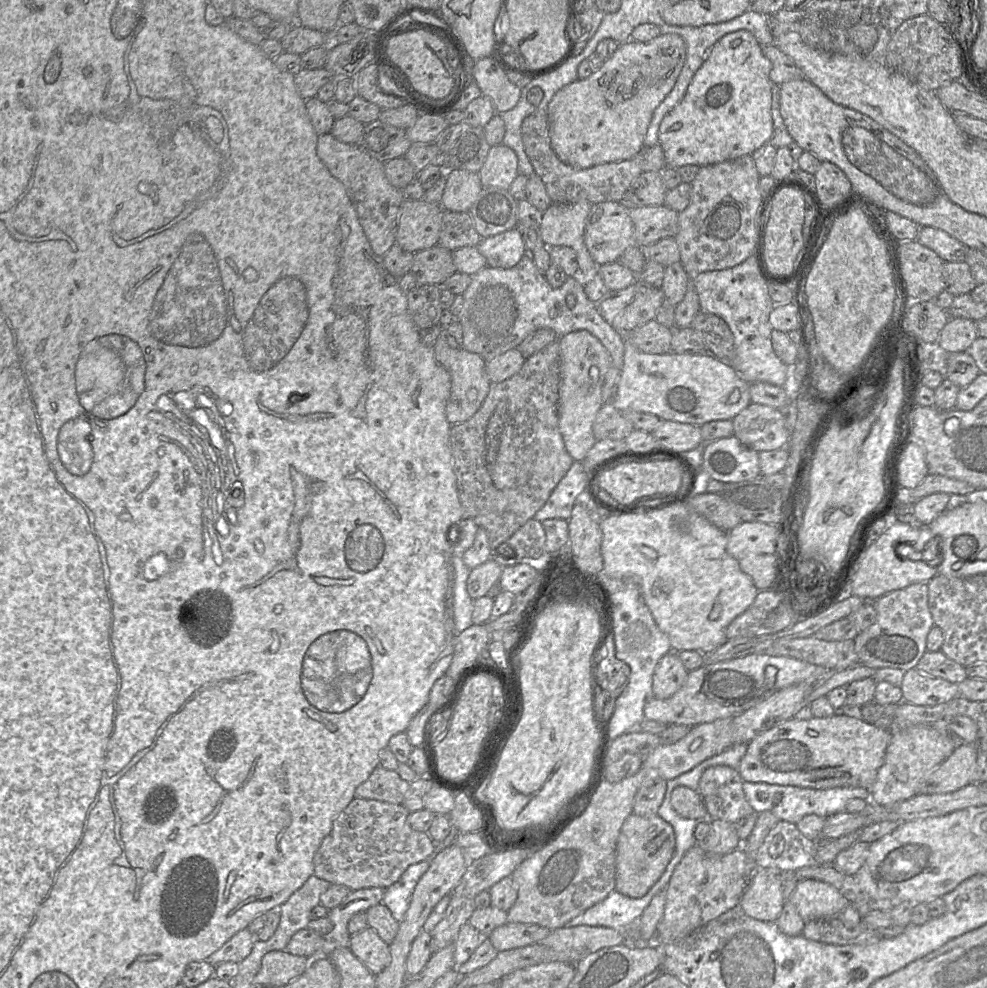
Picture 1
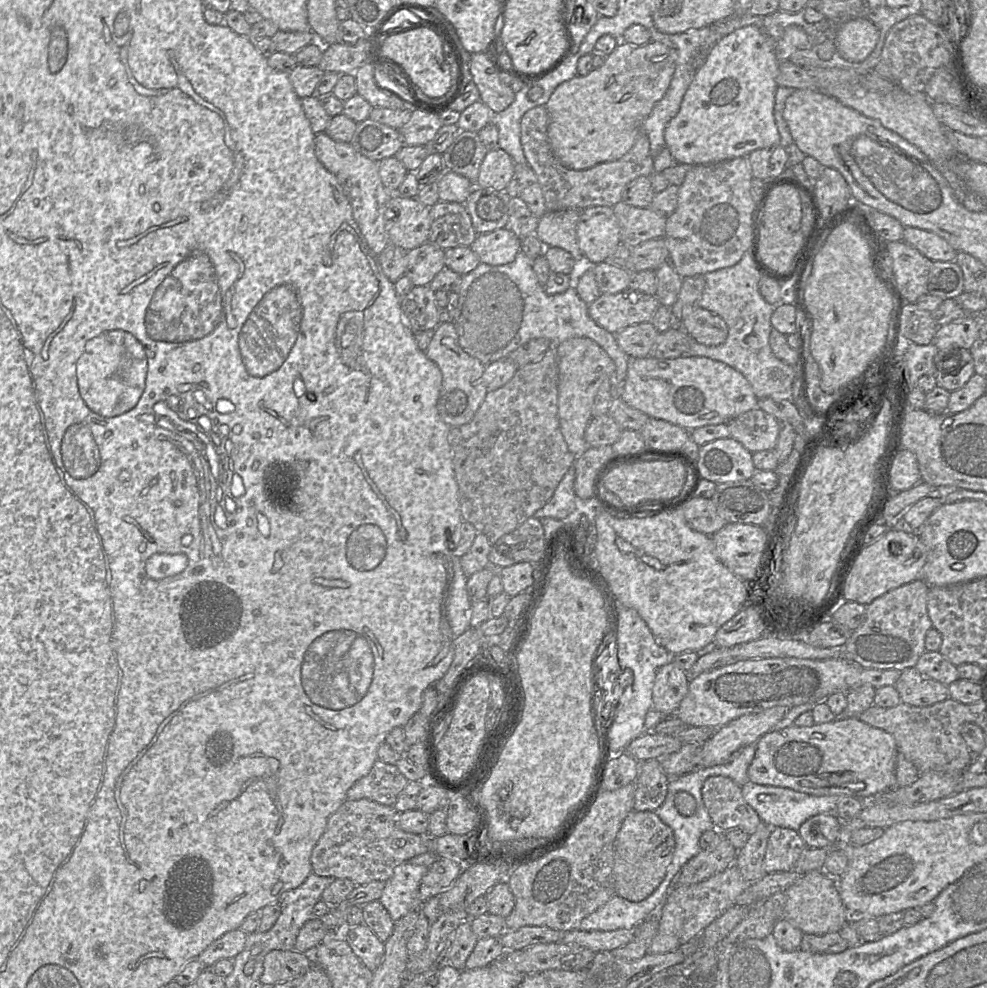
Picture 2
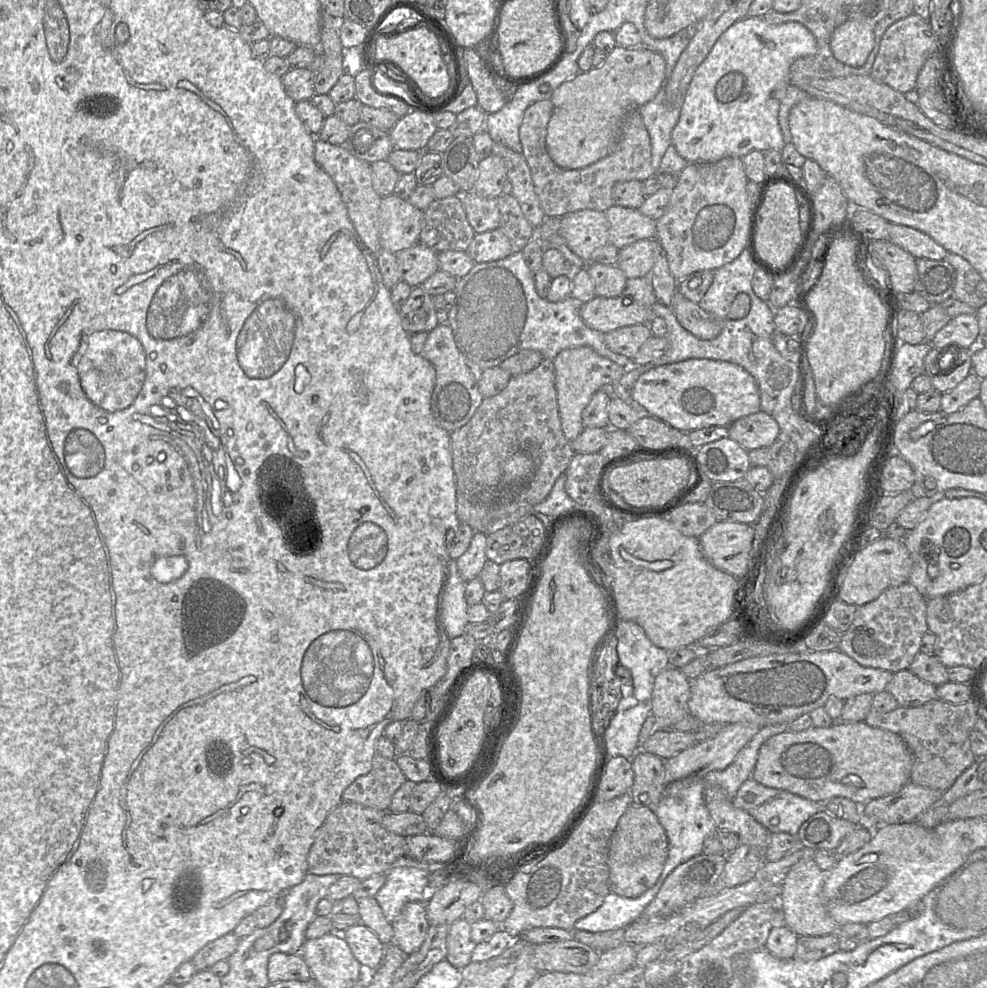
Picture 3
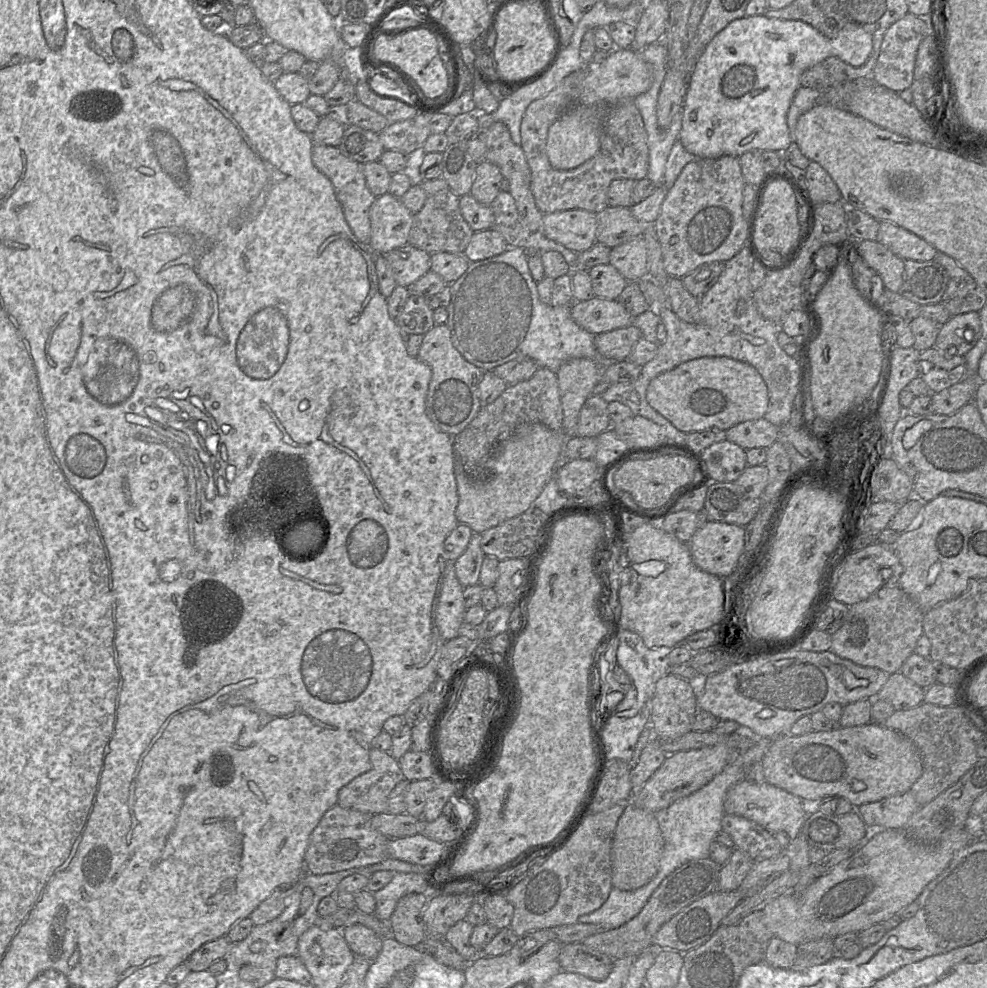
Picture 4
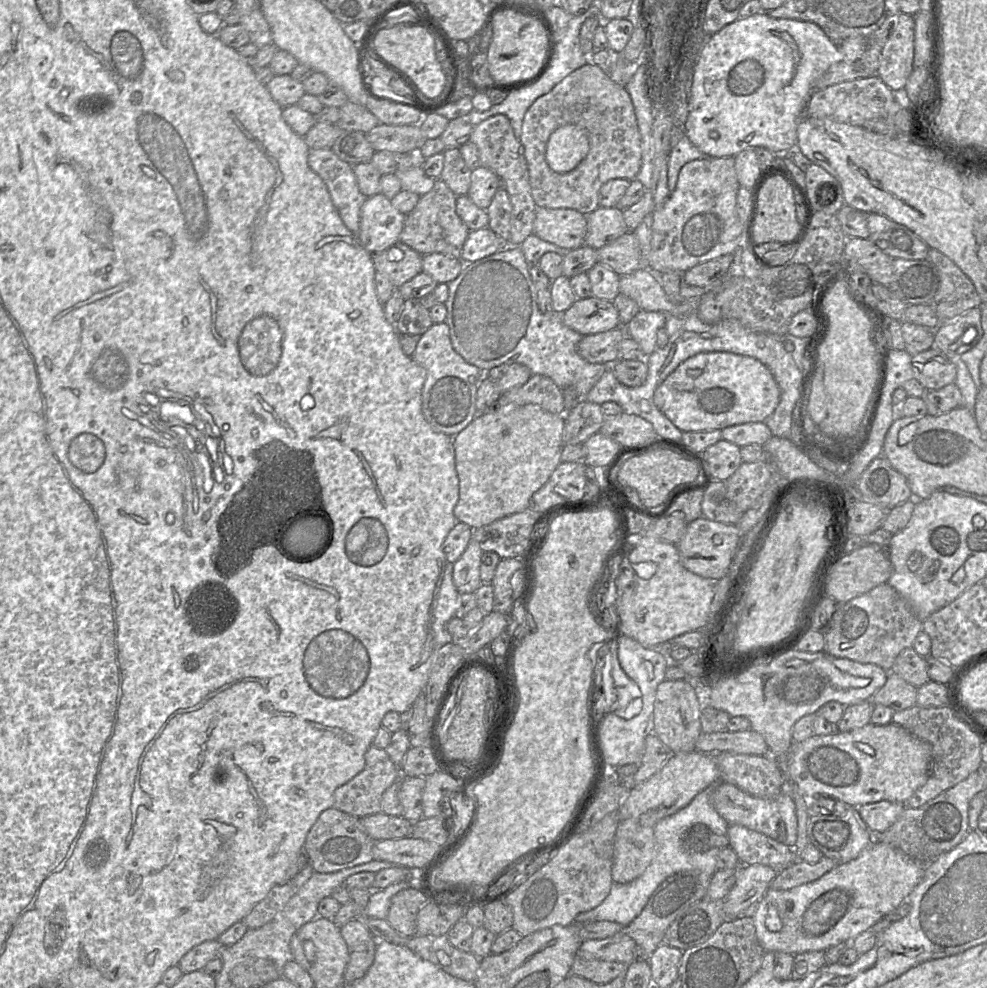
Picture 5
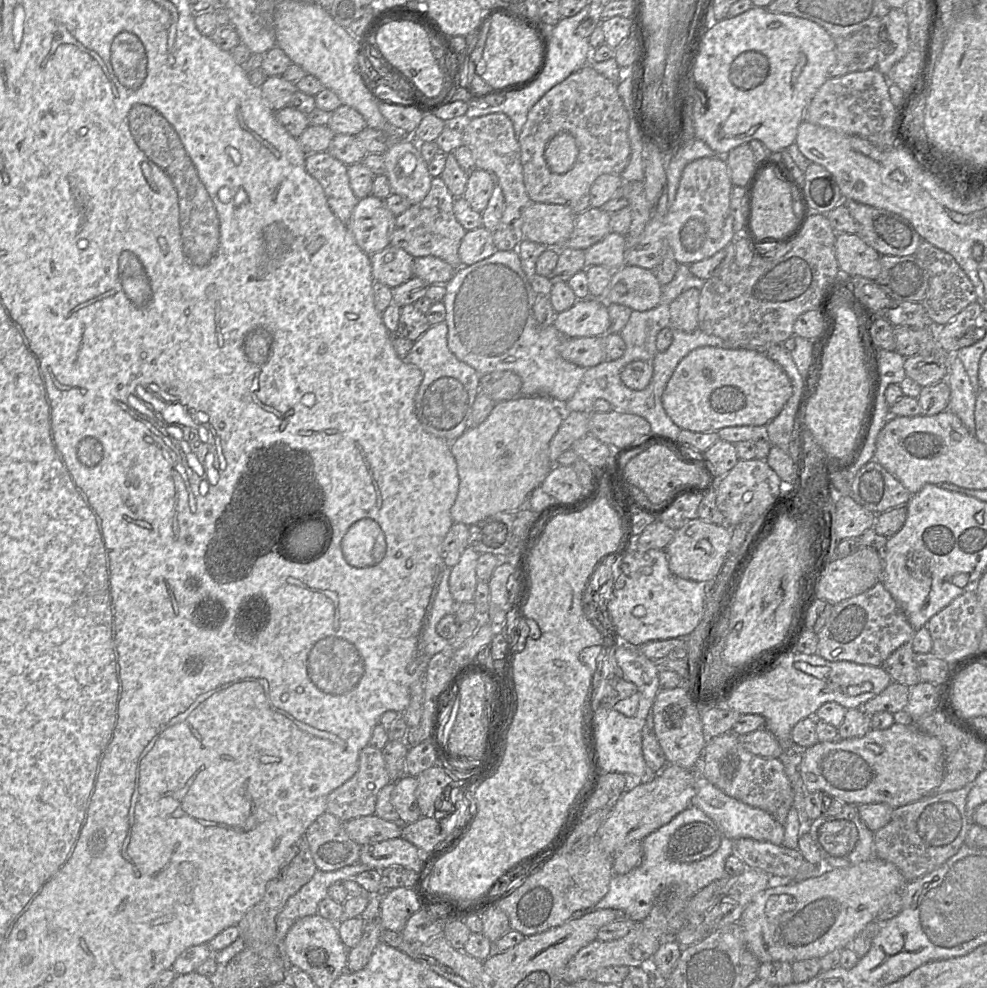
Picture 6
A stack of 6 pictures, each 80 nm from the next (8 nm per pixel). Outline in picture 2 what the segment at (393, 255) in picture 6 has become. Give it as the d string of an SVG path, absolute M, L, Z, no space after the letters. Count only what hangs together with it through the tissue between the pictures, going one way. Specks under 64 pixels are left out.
M426 242L407 251L407 275L414 286L429 285L433 278L444 268L445 250Z

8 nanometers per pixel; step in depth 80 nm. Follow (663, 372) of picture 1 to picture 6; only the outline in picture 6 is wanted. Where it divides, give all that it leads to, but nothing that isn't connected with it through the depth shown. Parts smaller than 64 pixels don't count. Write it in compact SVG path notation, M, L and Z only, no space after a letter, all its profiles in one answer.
M702 346L681 359L661 399L666 413L681 429L706 432L727 426L767 425L791 395L786 372L765 354L745 348Z

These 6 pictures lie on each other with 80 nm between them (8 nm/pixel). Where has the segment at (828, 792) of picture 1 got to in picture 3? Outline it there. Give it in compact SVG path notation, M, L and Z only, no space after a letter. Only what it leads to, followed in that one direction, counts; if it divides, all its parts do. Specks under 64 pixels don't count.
M751 777L740 786L732 803L750 814L770 833L786 832L793 836L798 834L806 820L824 809L824 803L813 802L786 790L764 786Z

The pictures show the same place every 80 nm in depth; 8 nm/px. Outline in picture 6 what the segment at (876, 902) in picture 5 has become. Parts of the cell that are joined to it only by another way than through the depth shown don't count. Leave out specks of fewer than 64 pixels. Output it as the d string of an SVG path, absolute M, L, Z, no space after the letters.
M876 856L849 867L827 868L820 876L788 884L781 884L772 878L770 886L748 904L738 922L744 928L748 948L760 962L792 963L809 958L822 958L835 949L849 946L853 938L875 919L888 896L900 892L906 883L904 876L893 863Z

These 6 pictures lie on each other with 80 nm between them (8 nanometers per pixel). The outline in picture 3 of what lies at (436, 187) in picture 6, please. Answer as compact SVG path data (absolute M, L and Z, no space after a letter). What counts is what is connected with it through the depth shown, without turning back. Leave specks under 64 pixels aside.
M460 195L435 199L423 211L419 243L436 252L466 251L475 236Z

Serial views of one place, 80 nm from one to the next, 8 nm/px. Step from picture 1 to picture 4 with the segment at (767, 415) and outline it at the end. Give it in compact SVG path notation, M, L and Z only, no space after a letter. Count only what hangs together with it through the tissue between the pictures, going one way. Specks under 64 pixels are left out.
M765 417L736 424L726 430L726 439L743 449L769 447L780 438L780 428Z

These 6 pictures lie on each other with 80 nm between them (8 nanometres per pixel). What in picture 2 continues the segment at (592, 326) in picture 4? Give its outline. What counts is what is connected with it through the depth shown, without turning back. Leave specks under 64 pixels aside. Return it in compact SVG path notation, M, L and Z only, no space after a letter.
M628 289L617 294L601 294L588 305L588 313L599 326L616 334L628 326L650 322L659 306L655 295Z

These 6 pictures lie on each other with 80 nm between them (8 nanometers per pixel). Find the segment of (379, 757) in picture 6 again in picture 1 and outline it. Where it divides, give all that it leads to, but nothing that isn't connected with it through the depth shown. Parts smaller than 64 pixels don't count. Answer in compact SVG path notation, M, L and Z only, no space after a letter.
M377 765L354 792L355 798L402 804L410 783L403 780L396 770Z

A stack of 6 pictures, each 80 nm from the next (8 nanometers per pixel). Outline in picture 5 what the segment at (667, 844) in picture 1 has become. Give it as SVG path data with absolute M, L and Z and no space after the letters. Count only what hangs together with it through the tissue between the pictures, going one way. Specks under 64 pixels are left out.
M620 820L614 839L612 881L629 883L641 876L655 856L653 827Z

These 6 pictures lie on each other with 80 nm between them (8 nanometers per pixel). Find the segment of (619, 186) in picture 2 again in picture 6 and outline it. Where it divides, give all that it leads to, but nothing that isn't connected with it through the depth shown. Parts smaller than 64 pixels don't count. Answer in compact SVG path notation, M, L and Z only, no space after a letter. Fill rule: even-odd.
M590 64L547 91L529 110L518 138L525 190L531 201L568 206L579 214L590 207L590 188L602 174L620 174L629 162L629 115L613 83ZM557 134L571 134L578 147L573 167L564 174L550 171L544 151Z

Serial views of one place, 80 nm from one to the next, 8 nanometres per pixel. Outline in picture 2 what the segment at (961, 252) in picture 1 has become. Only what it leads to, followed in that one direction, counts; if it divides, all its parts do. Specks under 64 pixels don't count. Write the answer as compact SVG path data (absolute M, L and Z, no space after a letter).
M904 227L903 241L931 261L954 261L957 251L939 235L914 227Z

